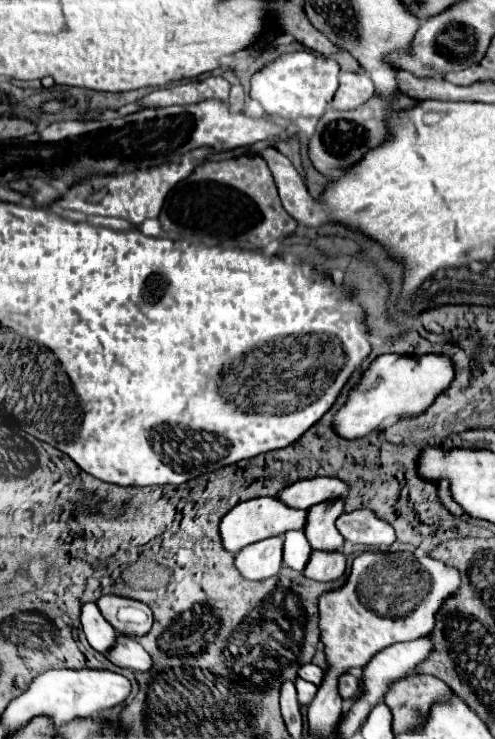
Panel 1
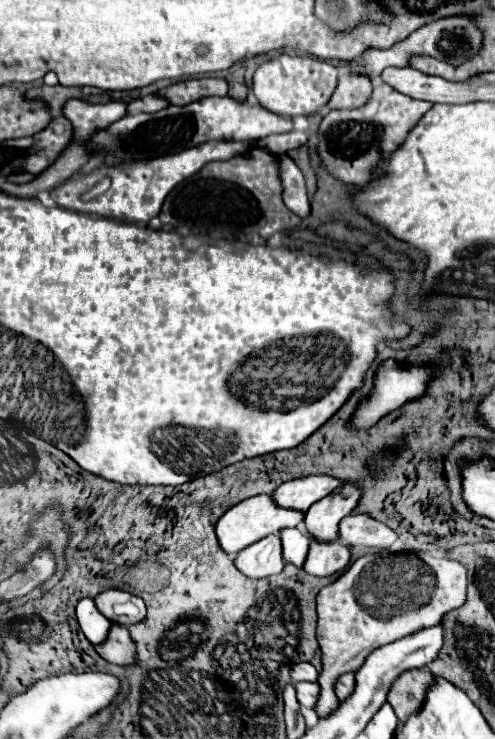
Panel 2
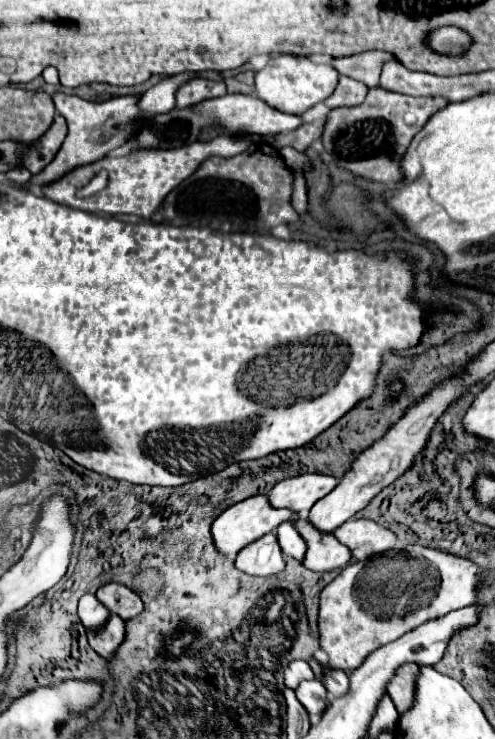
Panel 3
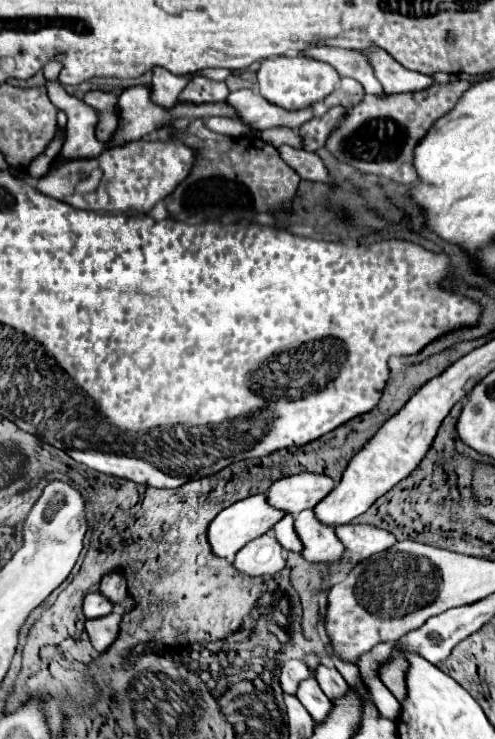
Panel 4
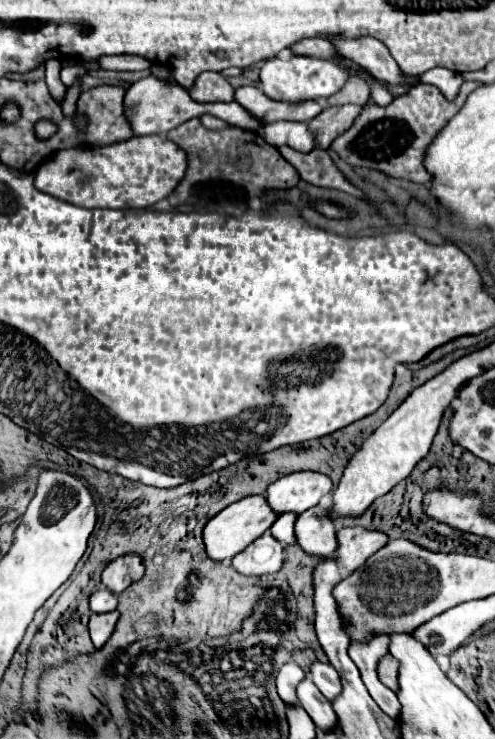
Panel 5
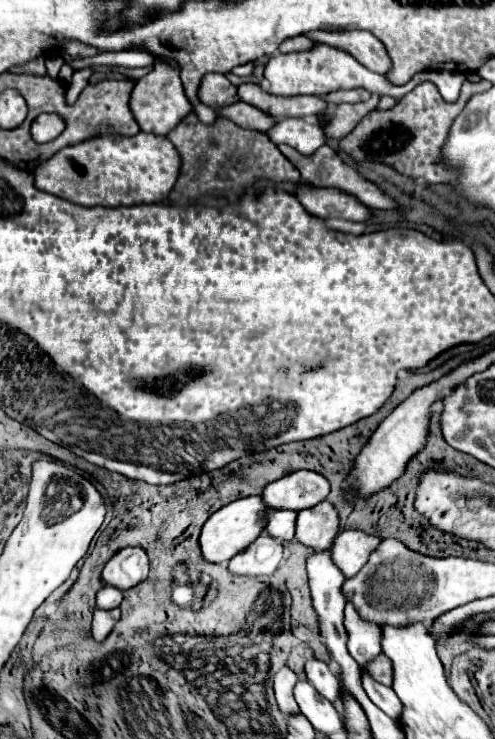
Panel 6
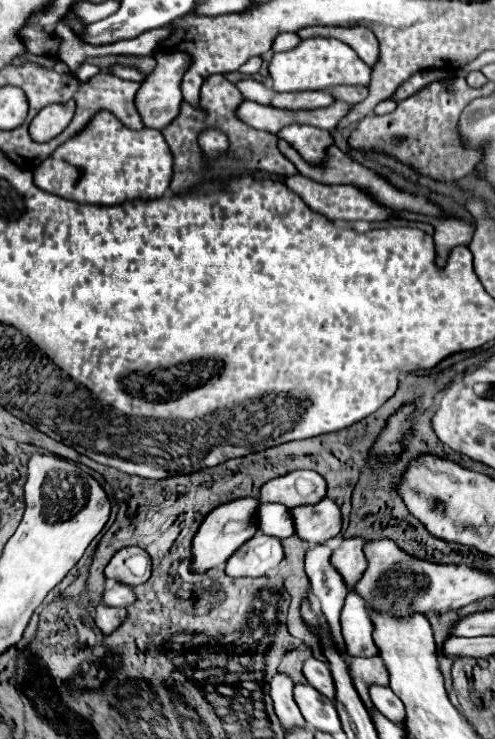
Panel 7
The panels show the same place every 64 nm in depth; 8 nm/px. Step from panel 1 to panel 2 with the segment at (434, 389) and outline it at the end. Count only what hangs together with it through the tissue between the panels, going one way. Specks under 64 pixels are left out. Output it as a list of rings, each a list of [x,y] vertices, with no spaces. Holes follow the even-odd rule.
[[[386,360],[376,374],[372,396],[360,404],[350,420],[350,426],[374,426],[384,412],[392,412],[392,408],[400,408],[404,400],[418,396],[424,388],[424,380],[428,380],[428,372],[420,372],[420,368],[404,368],[394,360]]]

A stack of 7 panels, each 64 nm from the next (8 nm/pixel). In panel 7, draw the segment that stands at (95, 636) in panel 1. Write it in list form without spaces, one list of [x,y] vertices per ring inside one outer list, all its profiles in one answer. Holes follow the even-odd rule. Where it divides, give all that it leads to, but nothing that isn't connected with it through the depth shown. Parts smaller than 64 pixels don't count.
[[[116,584],[112,590],[106,590],[102,594],[102,602],[108,606],[128,606],[136,602],[136,594],[132,592],[132,586]]]

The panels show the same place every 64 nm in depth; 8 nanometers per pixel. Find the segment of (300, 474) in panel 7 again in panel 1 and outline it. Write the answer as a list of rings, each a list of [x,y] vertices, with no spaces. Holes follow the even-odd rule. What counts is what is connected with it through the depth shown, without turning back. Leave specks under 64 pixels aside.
[[[316,476],[298,480],[278,492],[278,500],[284,502],[290,508],[302,508],[308,510],[314,504],[336,500],[348,492],[348,486],[338,478],[328,476]]]

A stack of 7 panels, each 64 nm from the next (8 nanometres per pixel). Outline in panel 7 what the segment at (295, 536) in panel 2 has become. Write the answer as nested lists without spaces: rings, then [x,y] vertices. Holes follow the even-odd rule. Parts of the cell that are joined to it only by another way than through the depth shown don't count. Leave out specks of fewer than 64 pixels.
[[[262,504],[256,512],[256,524],[262,534],[276,536],[276,538],[288,538],[294,534],[292,516],[288,516],[288,508],[282,504]]]

